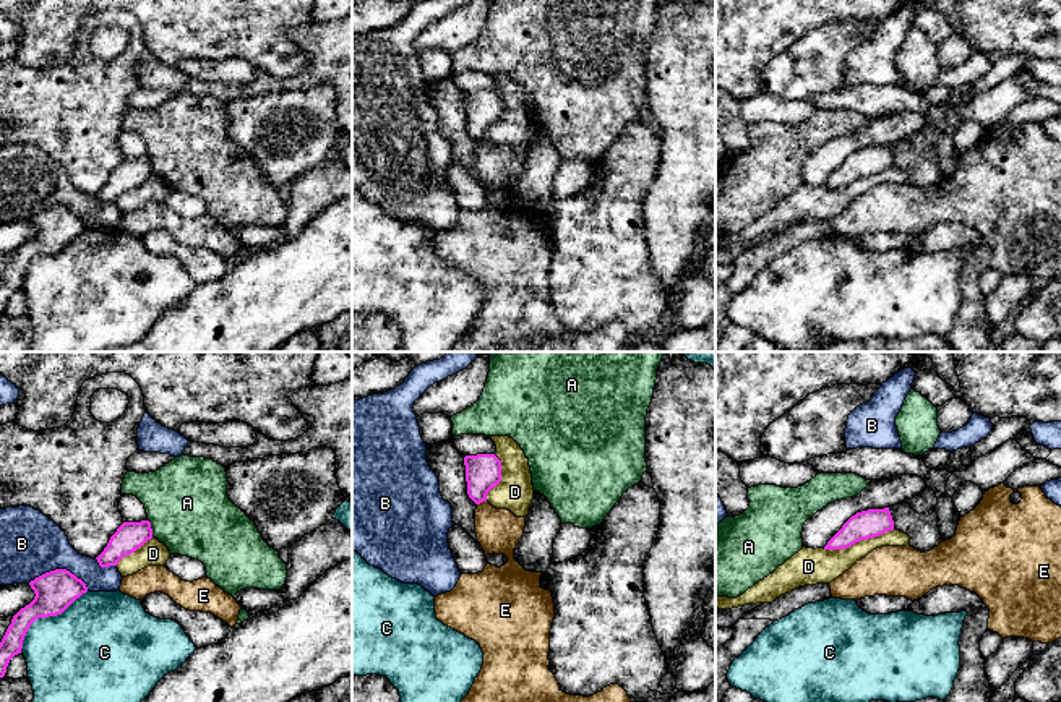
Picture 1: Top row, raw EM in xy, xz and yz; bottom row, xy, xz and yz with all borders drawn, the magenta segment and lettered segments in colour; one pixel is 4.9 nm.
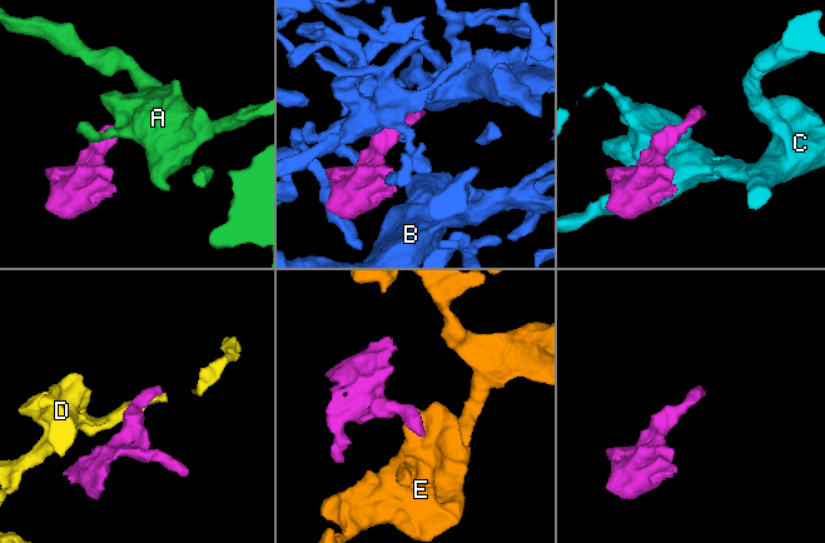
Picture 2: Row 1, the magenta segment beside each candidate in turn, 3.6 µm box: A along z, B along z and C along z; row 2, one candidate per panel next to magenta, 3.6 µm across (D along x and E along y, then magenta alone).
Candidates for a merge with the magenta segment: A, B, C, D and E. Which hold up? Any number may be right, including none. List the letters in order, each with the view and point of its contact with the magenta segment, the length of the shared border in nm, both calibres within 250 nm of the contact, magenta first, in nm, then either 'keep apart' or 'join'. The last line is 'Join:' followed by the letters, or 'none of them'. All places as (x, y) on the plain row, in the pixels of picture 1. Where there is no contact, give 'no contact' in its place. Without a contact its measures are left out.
A: contact xy (150, 164); length 90 nm; calibres 140 and 400 nm; keep apart
B: contact xy (59, 206); length 300 nm; calibres 200 and 300 nm; keep apart
C: contact xy (46, 253); length 460 nm; calibres 200 and 460 nm; keep apart
D: contact yz (859, 177); length 380 nm; calibres 140 and 180 nm; keep apart
E: contact xz (481, 138); length 50 nm; calibres 180 and 220 nm; keep apart
Join: none of them

